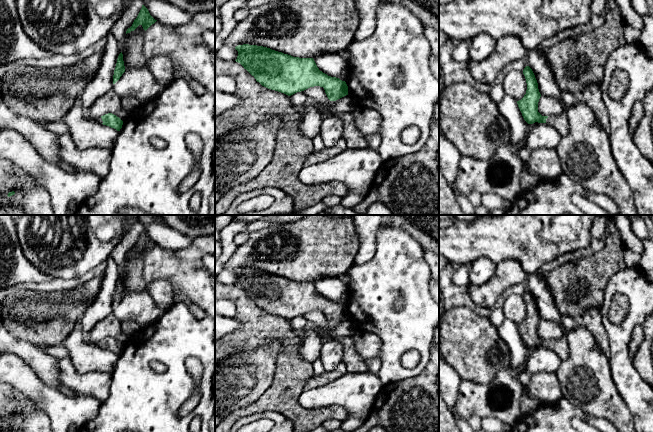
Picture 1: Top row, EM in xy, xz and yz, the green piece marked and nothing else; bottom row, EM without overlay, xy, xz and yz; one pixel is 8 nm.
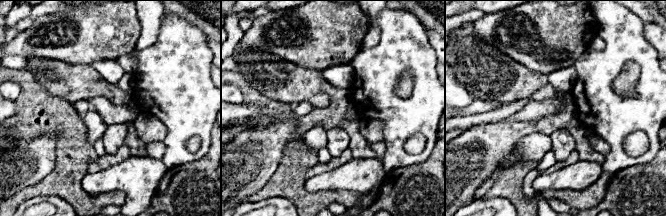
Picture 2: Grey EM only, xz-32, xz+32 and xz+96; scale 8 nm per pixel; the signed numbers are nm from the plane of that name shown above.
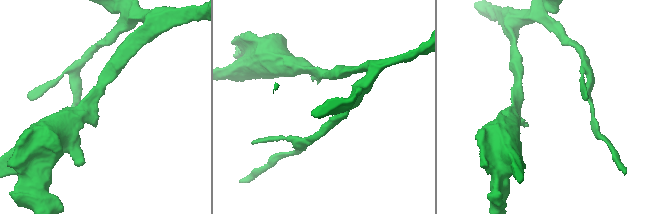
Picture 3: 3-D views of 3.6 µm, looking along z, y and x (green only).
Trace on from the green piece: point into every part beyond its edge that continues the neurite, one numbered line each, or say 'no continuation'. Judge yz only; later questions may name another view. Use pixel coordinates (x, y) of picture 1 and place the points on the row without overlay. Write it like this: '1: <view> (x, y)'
1: yz (560, 346)

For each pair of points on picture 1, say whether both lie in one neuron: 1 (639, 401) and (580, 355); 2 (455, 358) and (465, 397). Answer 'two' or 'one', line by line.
1: two
2: two

